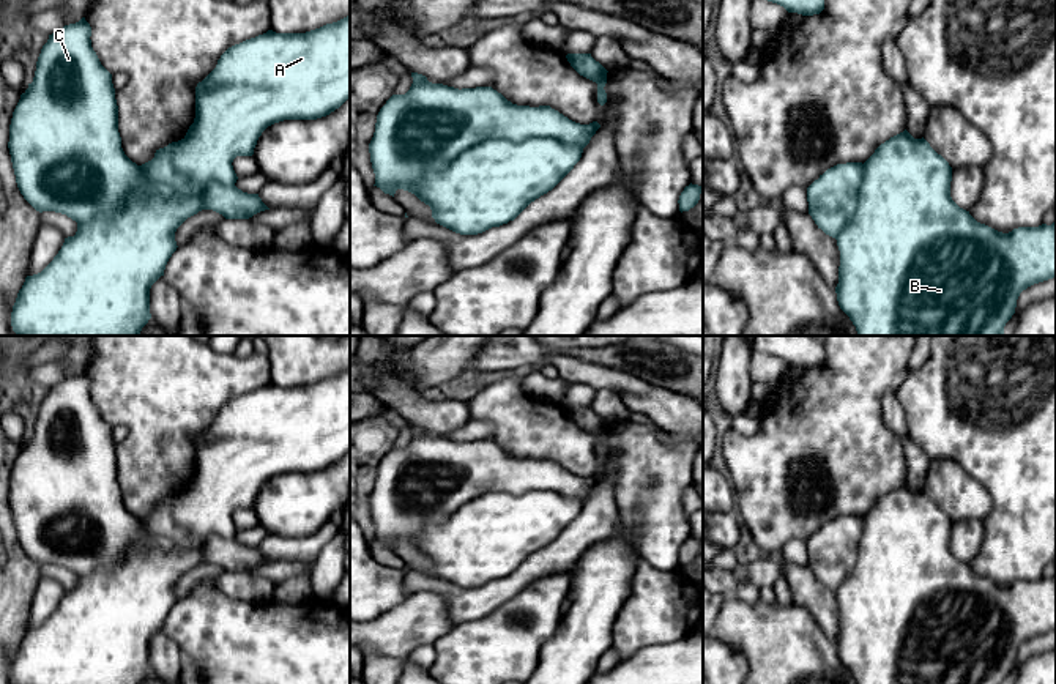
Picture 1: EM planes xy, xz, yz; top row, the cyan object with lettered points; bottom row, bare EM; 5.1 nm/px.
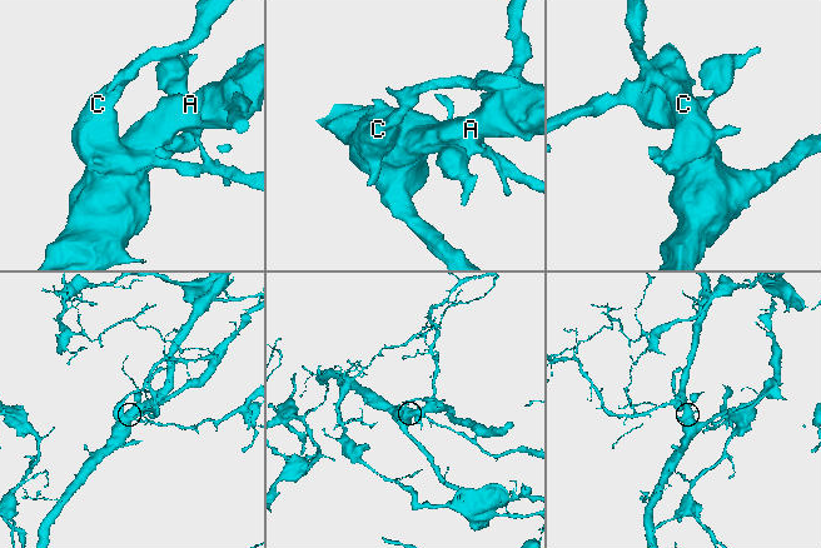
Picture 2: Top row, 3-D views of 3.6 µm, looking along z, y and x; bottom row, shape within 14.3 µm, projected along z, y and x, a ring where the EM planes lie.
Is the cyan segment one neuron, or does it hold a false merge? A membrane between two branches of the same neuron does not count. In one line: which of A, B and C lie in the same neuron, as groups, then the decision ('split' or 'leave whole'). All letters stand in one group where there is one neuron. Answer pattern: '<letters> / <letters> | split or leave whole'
A B / C | split

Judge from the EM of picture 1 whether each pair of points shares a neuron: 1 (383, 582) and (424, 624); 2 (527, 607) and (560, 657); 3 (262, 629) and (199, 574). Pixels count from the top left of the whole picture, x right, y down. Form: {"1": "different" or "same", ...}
{"1": "different", "2": "different", "3": "different"}

